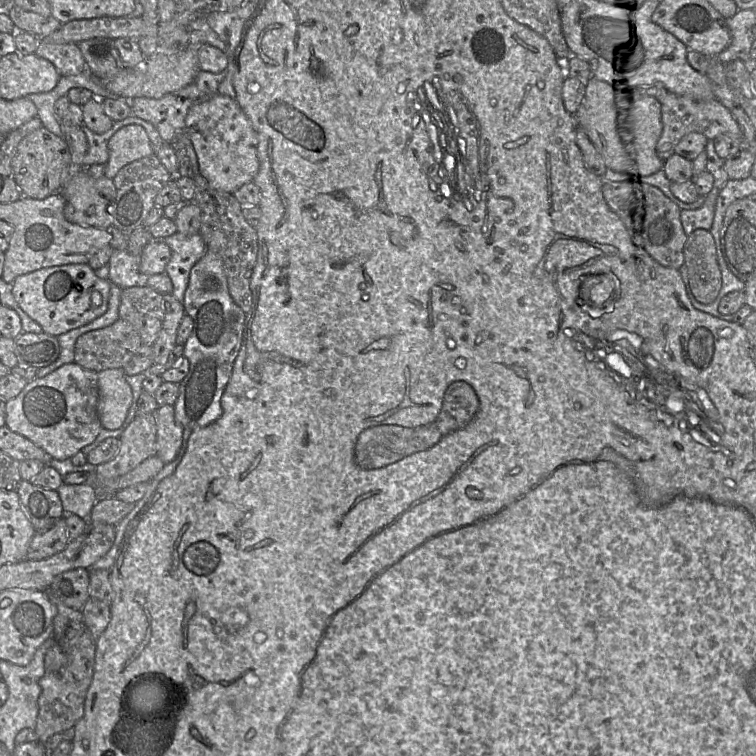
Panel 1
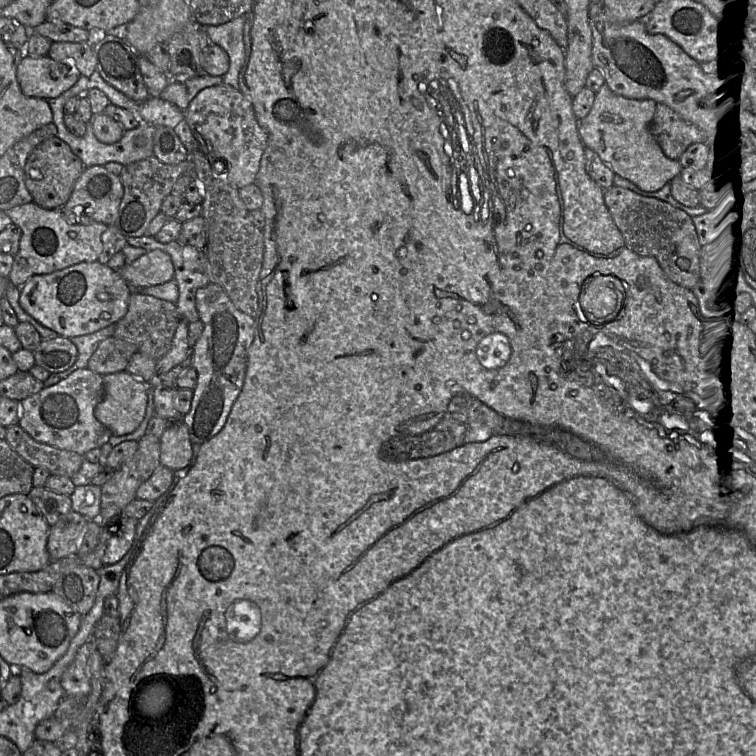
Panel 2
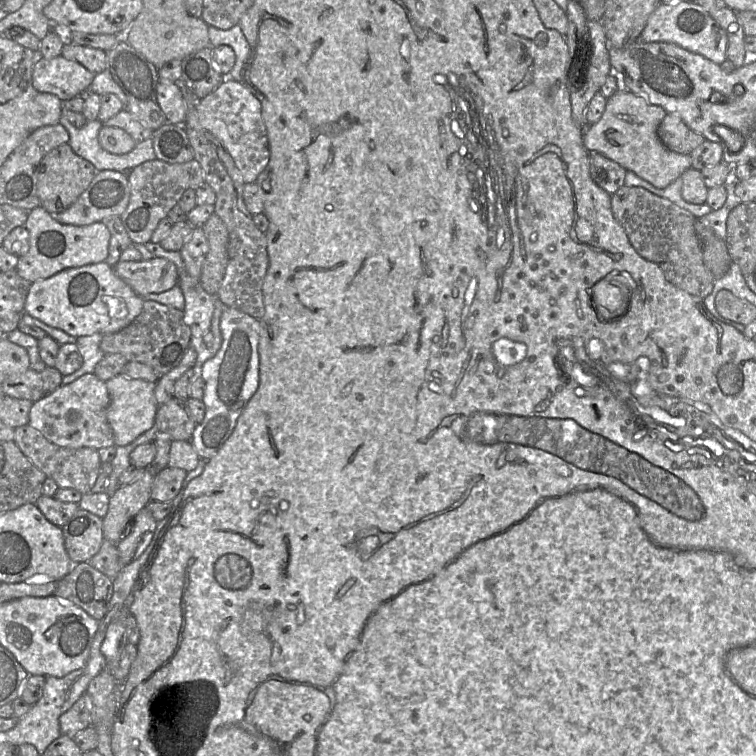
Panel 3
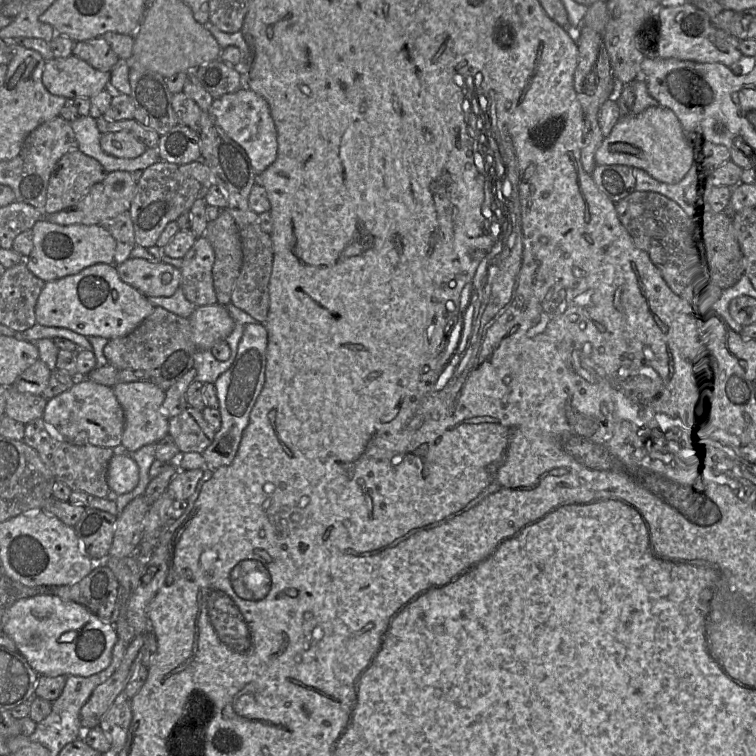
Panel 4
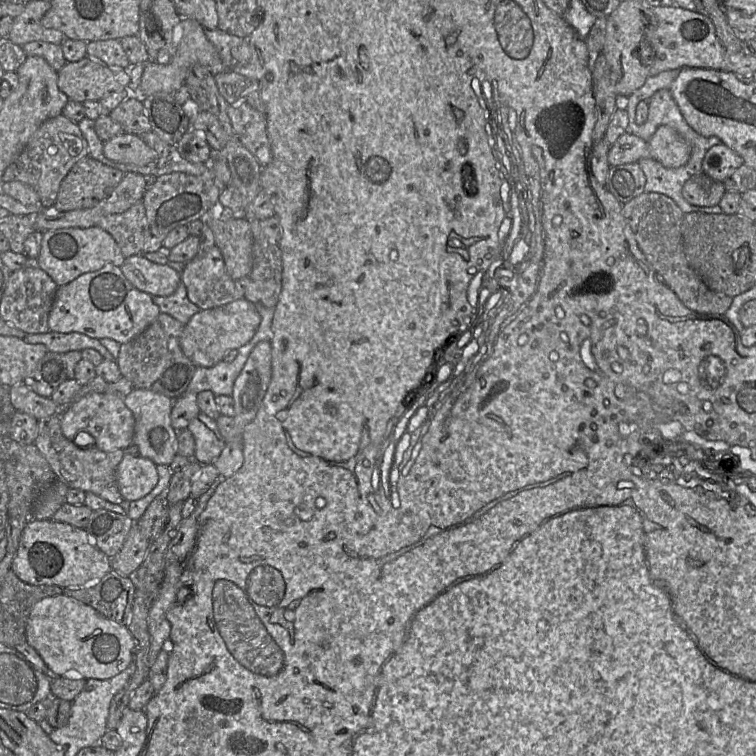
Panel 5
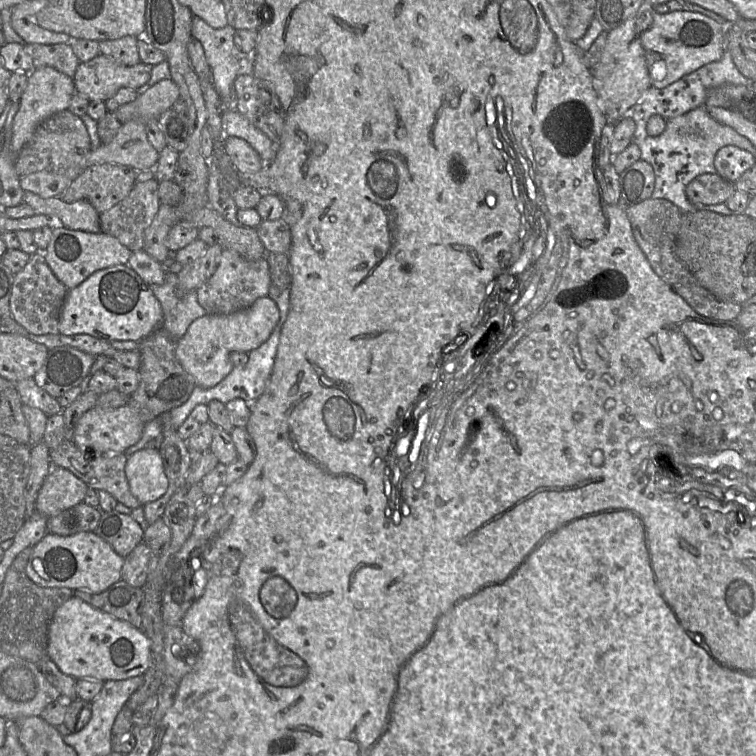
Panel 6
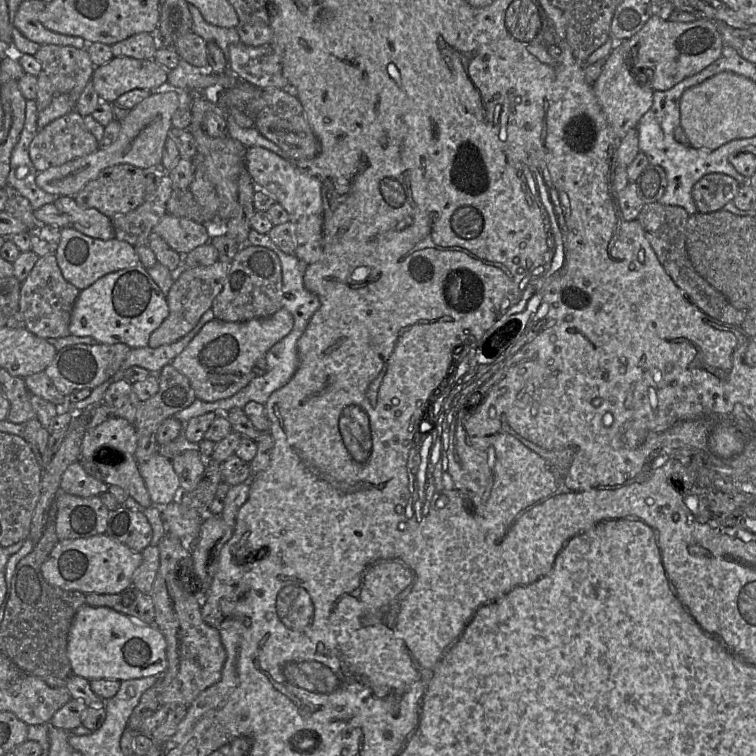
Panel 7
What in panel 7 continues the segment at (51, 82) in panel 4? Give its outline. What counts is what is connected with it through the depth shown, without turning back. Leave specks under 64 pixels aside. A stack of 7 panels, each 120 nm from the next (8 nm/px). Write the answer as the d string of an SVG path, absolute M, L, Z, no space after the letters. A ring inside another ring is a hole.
M114 57L95 67L90 83L101 102L113 104L118 97L131 90L160 87L167 82L169 71L153 59Z

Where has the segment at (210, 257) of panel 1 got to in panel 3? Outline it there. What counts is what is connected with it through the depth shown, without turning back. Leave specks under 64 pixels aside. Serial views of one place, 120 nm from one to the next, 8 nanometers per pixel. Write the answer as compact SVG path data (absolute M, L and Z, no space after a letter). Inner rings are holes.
M226 307L220 319L220 331L222 337L221 347L212 358L202 365L199 372L205 381L205 391L202 401L206 410L203 421L196 425L190 440L199 457L205 460L214 457L229 439L243 408L259 387L259 320L238 309Z

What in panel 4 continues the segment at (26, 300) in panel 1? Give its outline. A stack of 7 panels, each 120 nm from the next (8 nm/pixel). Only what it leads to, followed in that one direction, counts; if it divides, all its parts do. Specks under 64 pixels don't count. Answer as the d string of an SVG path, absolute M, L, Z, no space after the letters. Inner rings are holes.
M94 264L77 274L46 282L35 308L36 322L47 327L67 328L85 337L108 340L133 332L154 311L145 295L124 283L114 264Z

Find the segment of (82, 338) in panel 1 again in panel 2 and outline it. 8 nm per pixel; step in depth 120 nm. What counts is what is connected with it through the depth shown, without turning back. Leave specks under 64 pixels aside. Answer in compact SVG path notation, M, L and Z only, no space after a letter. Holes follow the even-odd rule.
M110 336L99 343L87 368L101 375L122 372L136 352L130 342Z

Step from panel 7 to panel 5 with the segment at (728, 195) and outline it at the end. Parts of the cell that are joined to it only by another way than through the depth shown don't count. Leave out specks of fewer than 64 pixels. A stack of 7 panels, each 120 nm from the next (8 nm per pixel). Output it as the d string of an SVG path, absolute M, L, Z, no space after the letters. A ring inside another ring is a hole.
M704 172L692 176L682 188L682 194L689 204L711 207L720 203L727 192L723 181L716 181Z

